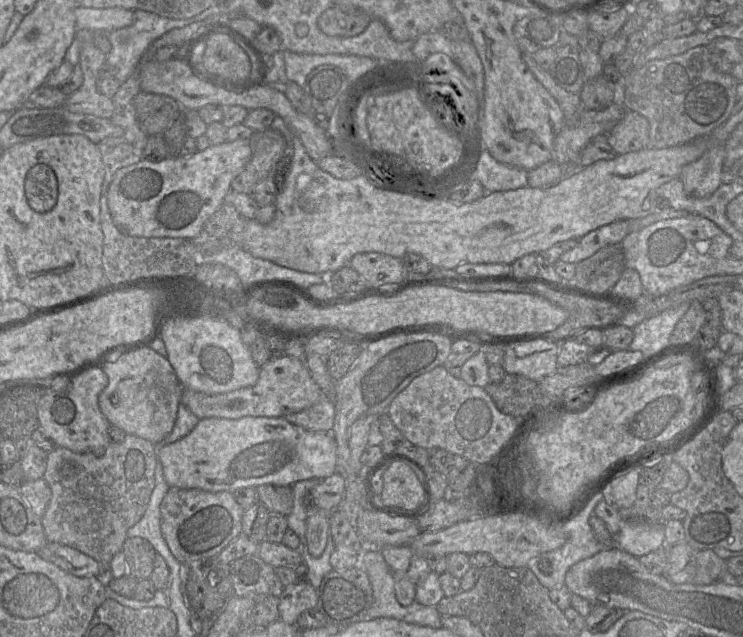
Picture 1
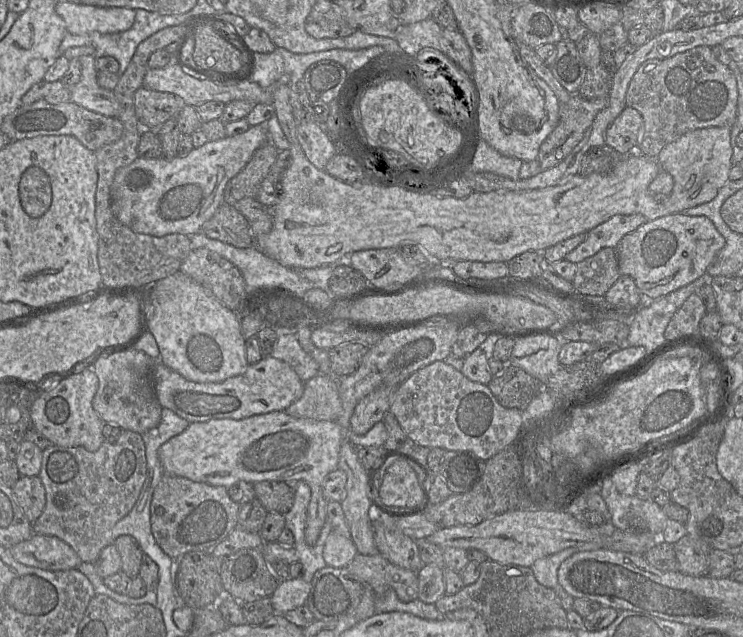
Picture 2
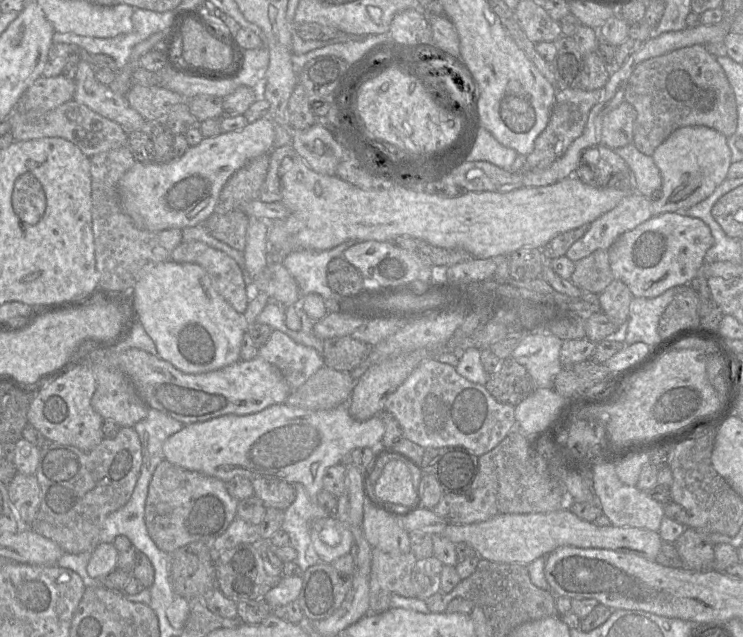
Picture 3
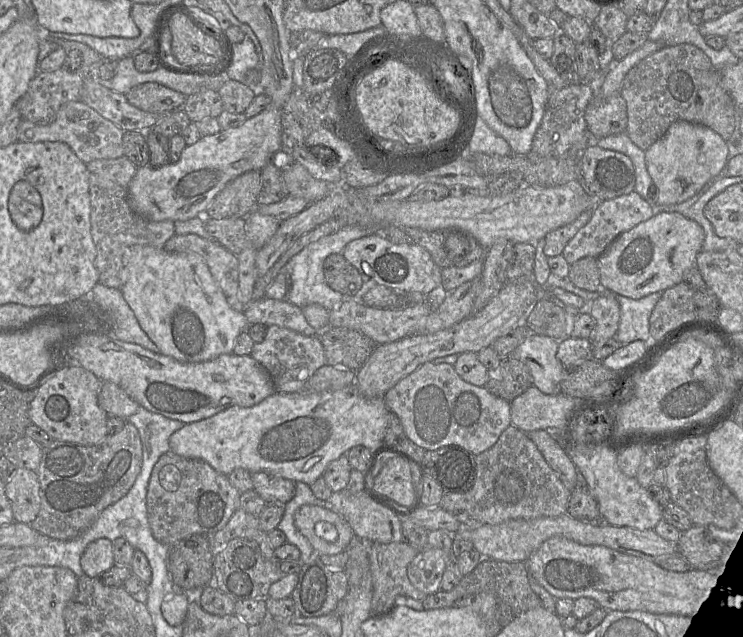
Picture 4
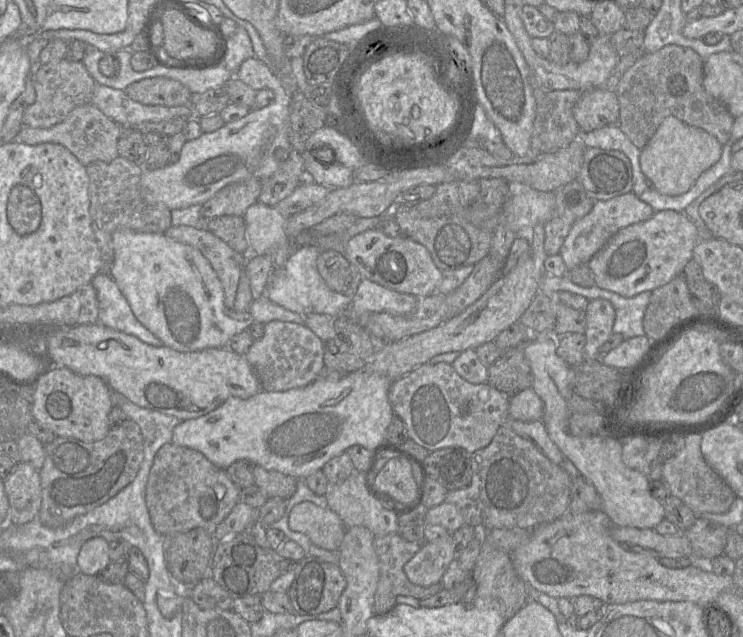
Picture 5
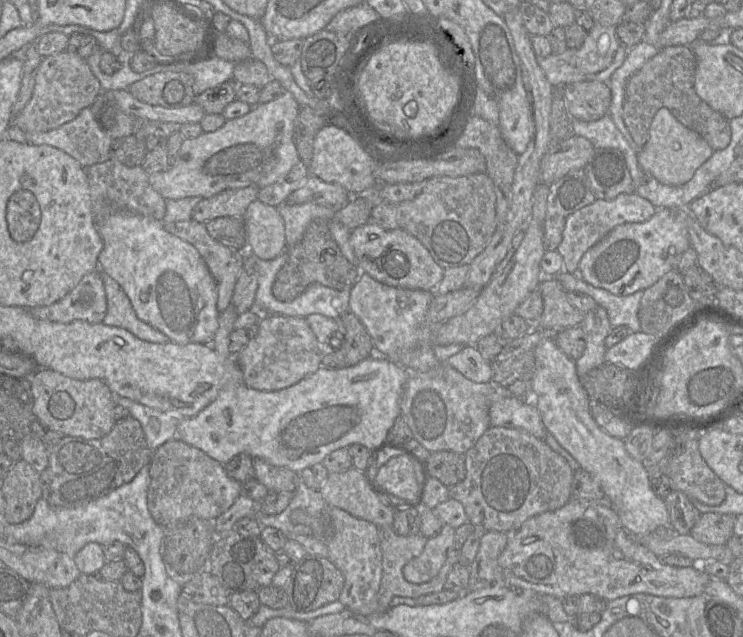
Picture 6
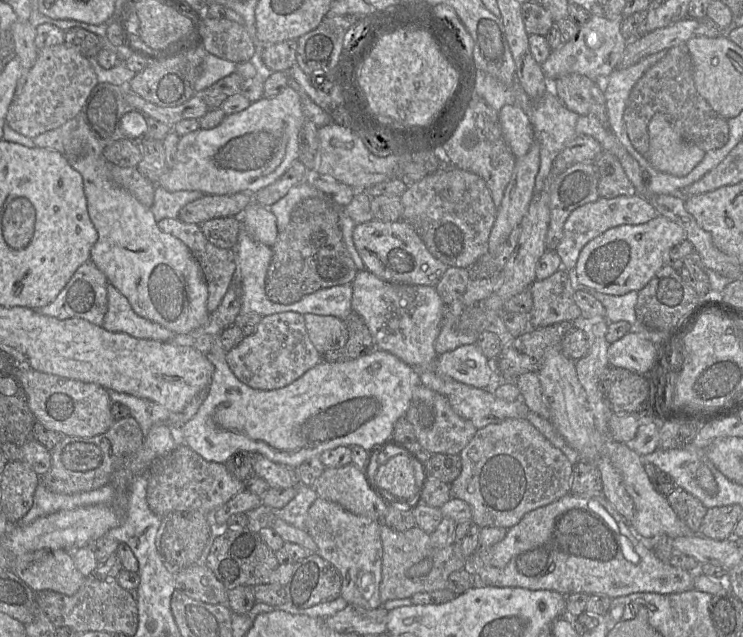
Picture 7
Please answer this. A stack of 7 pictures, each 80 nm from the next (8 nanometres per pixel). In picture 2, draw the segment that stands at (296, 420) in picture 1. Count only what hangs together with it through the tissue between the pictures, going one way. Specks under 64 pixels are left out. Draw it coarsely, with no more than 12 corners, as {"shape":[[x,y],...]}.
{"shape":[[318,373],[285,412],[293,417],[337,421],[342,413],[339,377]]}

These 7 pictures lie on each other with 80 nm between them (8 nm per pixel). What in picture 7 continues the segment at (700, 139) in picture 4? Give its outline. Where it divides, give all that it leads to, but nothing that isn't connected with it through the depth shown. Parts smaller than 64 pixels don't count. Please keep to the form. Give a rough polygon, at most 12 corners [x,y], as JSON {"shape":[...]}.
{"shape":[[658,112],[643,156],[658,171],[688,175],[706,152]]}

